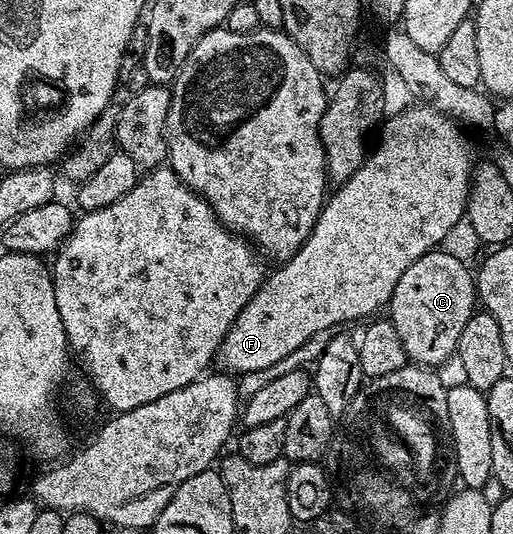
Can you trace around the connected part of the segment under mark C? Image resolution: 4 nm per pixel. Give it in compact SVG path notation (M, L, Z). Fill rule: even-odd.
M444 249L428 251L397 281L389 304L389 318L397 329L397 337L405 345L405 353L412 364L438 368L456 354L461 329L477 310L477 279L455 255ZM391 311L391 312L390 312Z

